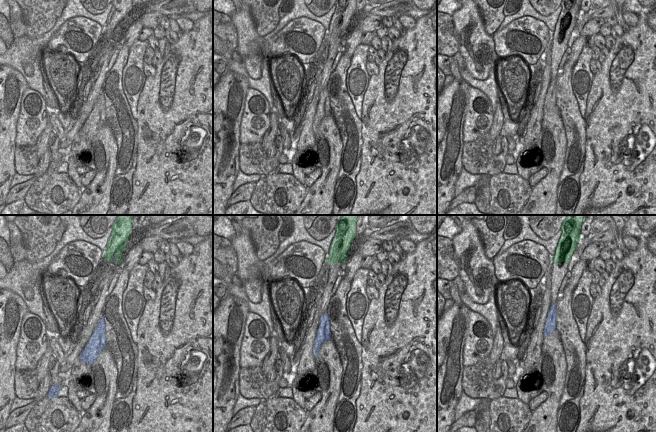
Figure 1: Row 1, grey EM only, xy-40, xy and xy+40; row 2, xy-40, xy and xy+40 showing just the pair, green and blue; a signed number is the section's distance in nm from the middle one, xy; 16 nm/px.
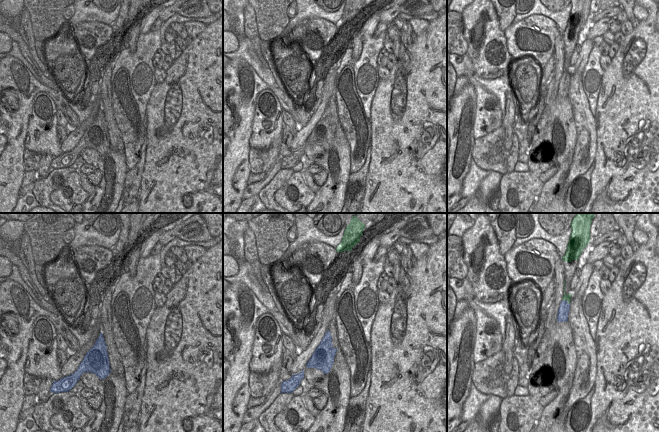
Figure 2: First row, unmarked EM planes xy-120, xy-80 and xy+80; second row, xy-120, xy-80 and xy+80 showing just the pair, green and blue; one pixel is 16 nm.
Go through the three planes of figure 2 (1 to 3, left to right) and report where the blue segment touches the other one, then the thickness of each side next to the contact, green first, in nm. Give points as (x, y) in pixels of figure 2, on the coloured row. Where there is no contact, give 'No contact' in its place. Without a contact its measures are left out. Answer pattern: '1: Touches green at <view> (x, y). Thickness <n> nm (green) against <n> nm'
1: No contact
2: No contact
3: Touches green at xy+80 (567, 301). Thickness 100 nm (green) against 190 nm.

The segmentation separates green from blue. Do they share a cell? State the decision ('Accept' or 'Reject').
Reject.

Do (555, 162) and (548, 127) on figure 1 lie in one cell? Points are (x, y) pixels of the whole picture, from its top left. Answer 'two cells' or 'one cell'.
one cell

